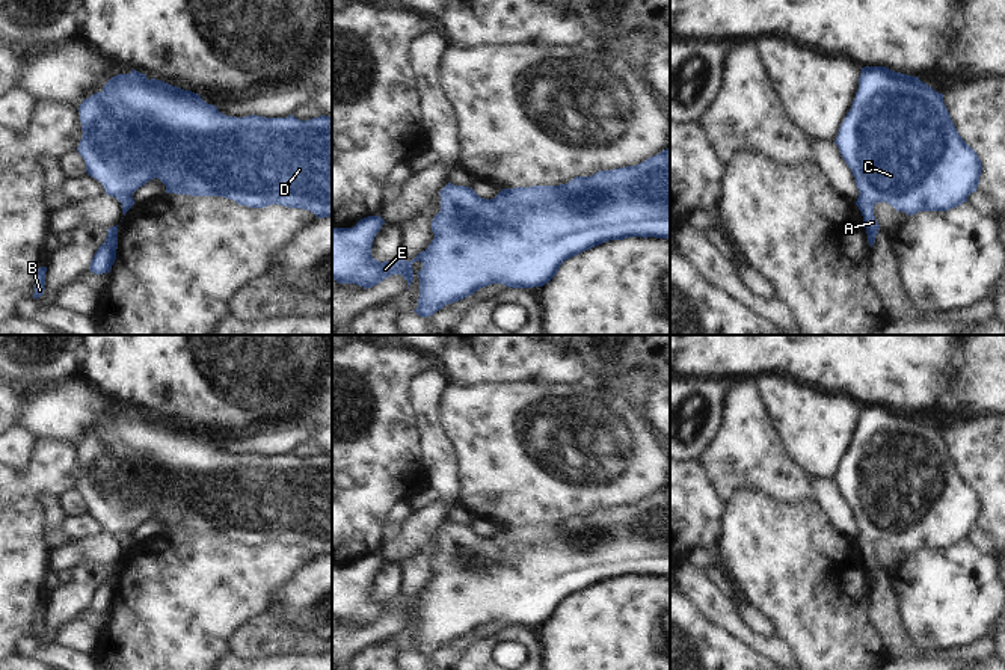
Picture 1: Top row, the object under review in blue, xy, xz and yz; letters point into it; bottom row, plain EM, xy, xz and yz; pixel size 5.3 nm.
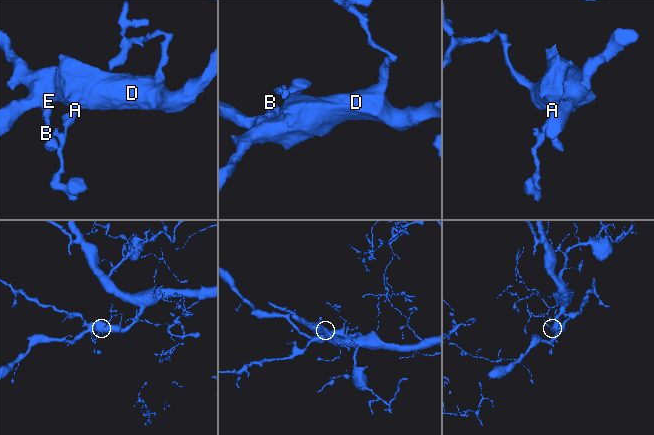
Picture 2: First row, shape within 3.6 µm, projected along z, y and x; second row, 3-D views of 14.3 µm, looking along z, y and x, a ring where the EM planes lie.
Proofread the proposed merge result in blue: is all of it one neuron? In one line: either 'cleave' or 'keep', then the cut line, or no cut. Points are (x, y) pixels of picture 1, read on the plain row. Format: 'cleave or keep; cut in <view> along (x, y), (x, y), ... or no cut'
keep; no cut

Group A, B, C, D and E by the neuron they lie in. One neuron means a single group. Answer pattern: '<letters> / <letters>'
A B C D E

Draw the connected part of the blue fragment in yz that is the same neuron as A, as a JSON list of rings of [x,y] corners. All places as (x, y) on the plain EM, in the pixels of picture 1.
[[[865,404],[859,427],[834,481],[853,510],[869,584],[880,563],[874,543],[887,540],[896,549],[948,549],[967,540],[976,530],[982,509],[978,492],[958,472],[943,441],[943,432],[919,415],[895,410],[886,404]]]

